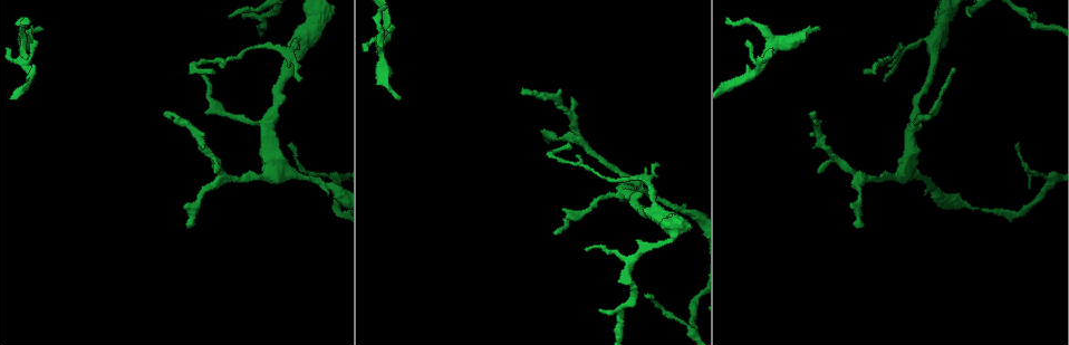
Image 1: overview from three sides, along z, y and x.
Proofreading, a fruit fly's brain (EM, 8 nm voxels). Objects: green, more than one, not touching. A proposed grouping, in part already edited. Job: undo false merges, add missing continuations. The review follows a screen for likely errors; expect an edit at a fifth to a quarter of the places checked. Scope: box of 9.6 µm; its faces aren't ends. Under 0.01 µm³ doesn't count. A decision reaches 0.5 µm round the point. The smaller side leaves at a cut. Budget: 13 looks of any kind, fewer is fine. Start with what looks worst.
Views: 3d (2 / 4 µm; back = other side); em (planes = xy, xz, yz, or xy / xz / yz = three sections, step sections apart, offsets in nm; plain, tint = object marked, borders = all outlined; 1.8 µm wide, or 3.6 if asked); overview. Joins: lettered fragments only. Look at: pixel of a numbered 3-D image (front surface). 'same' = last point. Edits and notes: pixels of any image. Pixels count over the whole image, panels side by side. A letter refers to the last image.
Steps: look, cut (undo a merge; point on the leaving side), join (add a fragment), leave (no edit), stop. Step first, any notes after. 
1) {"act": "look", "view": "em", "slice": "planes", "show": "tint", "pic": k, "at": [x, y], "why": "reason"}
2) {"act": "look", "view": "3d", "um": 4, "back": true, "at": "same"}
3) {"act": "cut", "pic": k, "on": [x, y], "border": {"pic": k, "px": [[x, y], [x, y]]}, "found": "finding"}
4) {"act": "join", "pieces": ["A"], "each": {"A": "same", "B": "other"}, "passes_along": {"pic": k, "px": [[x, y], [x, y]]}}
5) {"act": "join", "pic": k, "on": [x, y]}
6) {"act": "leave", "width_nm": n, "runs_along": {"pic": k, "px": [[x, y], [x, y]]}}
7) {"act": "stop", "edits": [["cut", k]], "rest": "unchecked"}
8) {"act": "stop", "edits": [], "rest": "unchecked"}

{"act": "look", "view": "3d", "um": 4, "pic": 1, "at": [189, 228], "why": "free end"}

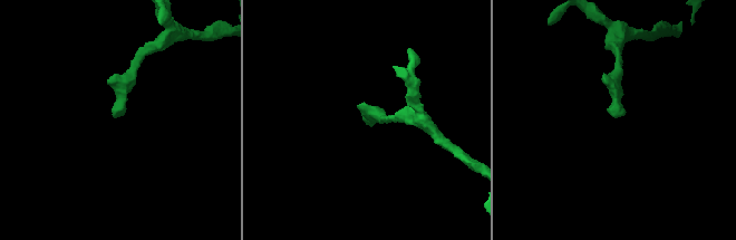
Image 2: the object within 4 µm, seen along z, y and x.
{"act": "look", "view": "em", "slice": "planes", "show": "tint", "pic": 2, "at": [623, 112], "why": "need the tissue"}

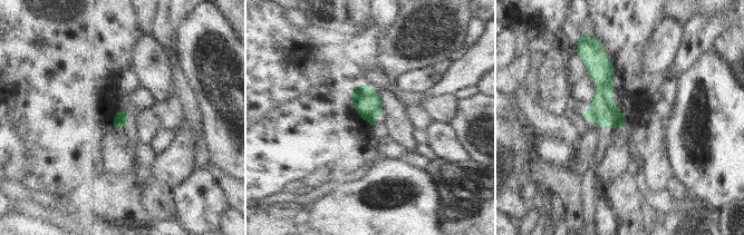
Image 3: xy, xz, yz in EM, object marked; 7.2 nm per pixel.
{"act": "look", "view": "em", "slice": "planes", "show": "borders", "at": "same", "why": "see the neighbours"}

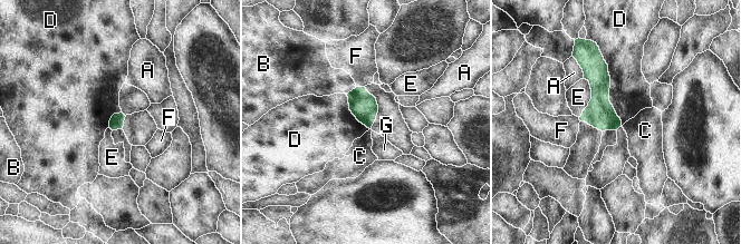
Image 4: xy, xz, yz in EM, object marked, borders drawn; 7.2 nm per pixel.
{"act": "leave", "longest_contact_nm": ["D", 600], "each": {"A": "other", "B": "other", "C": "other", "D": "other", "E": "other", "F": "other", "G": "other"}, "border": {"pic": 4, "px": [[598, 46], [622, 125]]}, "found": "no lettered fragment goes on from it"}

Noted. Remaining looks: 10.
{"act": "look", "view": "em", "slice": "planes", "show": "plain", "pic": 1, "at": [1031, 18], "why": "thin end"}

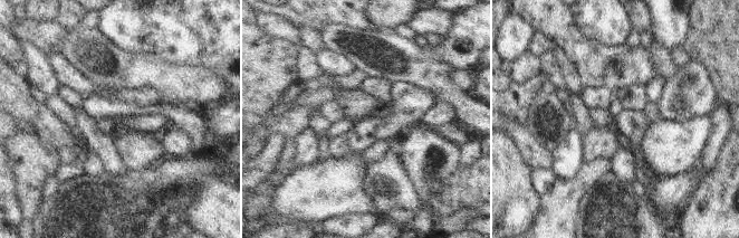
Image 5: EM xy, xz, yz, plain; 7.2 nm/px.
{"act": "look", "view": "em", "slice": "planes", "show": "tint", "at": "same"}

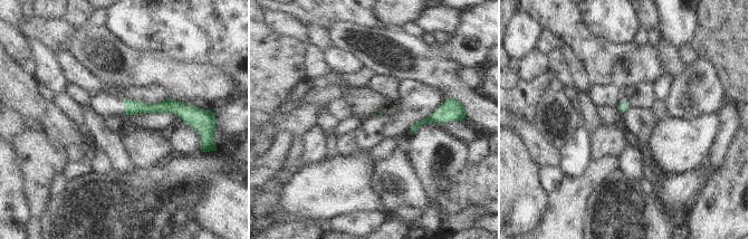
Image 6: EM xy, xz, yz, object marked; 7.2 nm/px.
{"act": "look", "view": "em", "slice": "planes", "show": "borders", "at": "same", "why": "what lies round it"}

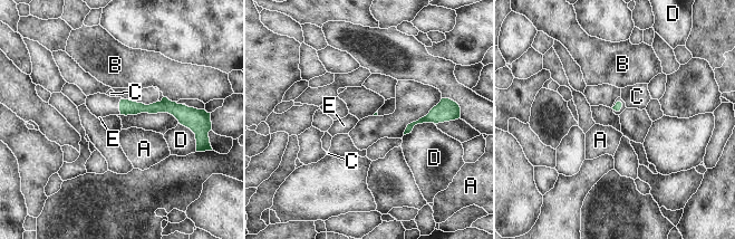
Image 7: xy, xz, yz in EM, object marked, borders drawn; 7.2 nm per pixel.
{"act": "join", "pieces": ["E"], "each": {"A": "other", "B": "other", "C": "other", "D": "other", "E": "same"}, "passes_along": {"pic": 7, "px": [[126, 107], [119, 106], [100, 105]]}, "found": "it goes on there"}

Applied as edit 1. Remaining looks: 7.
{"act": "look", "view": "overview"}

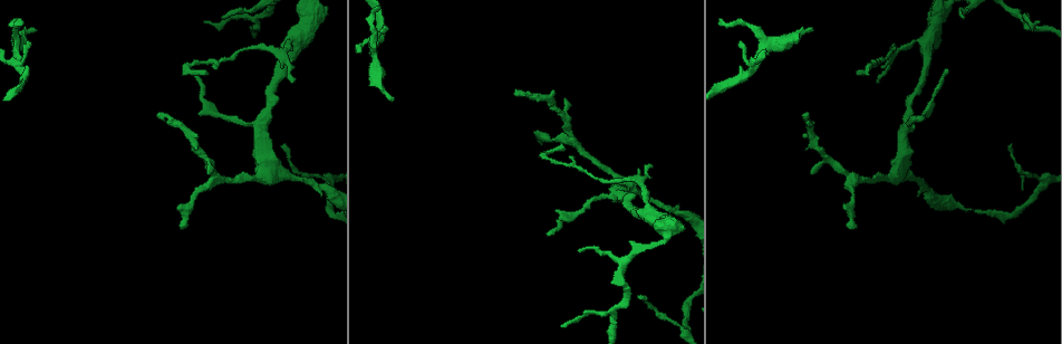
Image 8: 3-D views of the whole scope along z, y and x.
{"act": "look", "view": "em", "um": 3.6, "slice": "planes", "show": "borders", "pic": 8, "at": [158, 117], "why": "branch stops here"}

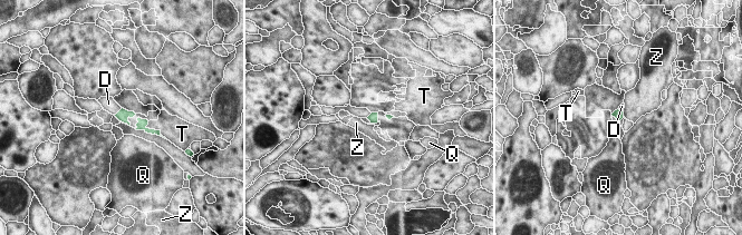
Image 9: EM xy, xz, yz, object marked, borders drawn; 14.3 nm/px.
{"act": "join", "pieces": ["D"], "each": {"D": "same", "Q": "other", "T": "other", "Z": "other"}, "passes_along": {"pic": 9, "px": [[123, 115], [118, 111], [108, 104]]}, "found": "the neuron continues"}

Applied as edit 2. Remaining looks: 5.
{"act": "look", "view": "em", "slice": "xy", "step": 8, "show": "tint", "pic": 8, "at": [1042, 178]}

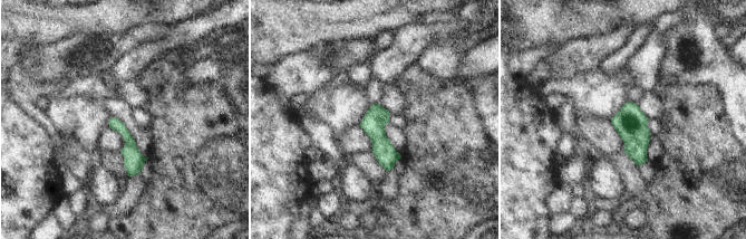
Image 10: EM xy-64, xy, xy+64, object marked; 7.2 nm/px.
{"act": "look", "view": "em", "slice": "planes", "show": "tint", "at": "same"}

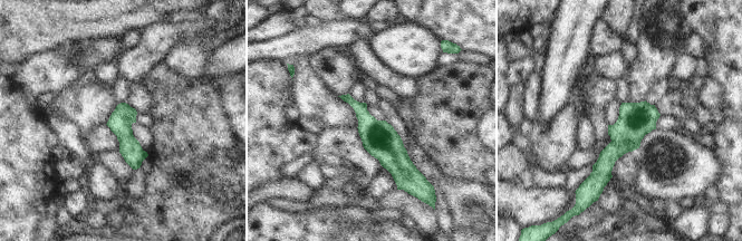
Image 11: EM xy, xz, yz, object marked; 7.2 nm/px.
{"act": "look", "view": "em", "slice": "planes", "show": "borders", "at": "same"}

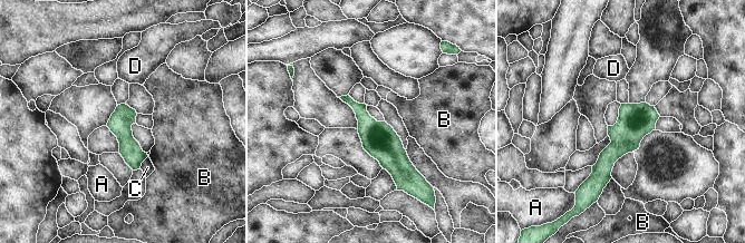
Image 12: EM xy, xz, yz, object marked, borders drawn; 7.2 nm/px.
{"act": "leave", "longest_contact_nm": ["A", 220], "each": {"A": "other", "B": "other", "C": "other", "D": "other"}, "border": {"pic": 12, "px": [[655, 129], [644, 137], [634, 152]]}, "found": "continuous, no second neuron"}

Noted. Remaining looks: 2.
{"act": "stop", "edits": [["join", 7], ["join", 9]], "rest": "unchecked"}

